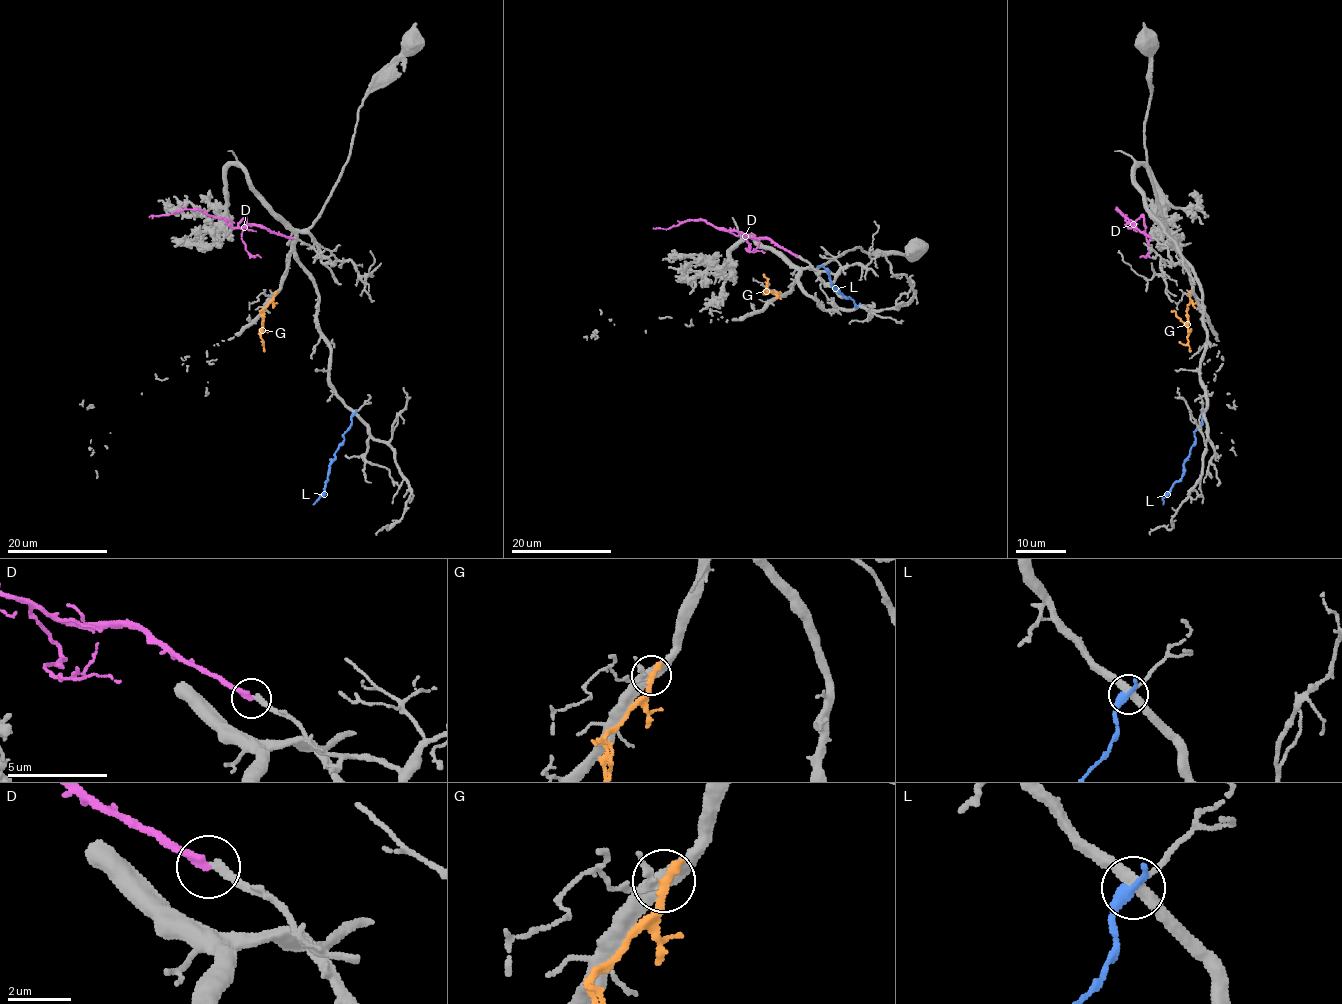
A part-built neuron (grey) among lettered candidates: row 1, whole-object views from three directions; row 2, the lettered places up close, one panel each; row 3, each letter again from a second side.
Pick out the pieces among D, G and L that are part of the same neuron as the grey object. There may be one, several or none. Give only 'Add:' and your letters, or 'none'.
Add: none

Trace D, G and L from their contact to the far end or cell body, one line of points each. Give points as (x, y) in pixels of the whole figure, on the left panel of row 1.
D: (293, 238), (272, 233), (262, 225), (231, 227), (221, 218), (214, 218), (200, 209), (182, 209), (148, 217)
G: (274, 295), (263, 310), (260, 334), (263, 345), (260, 341)
L: (355, 413), (331, 463), (324, 492), (313, 505)

